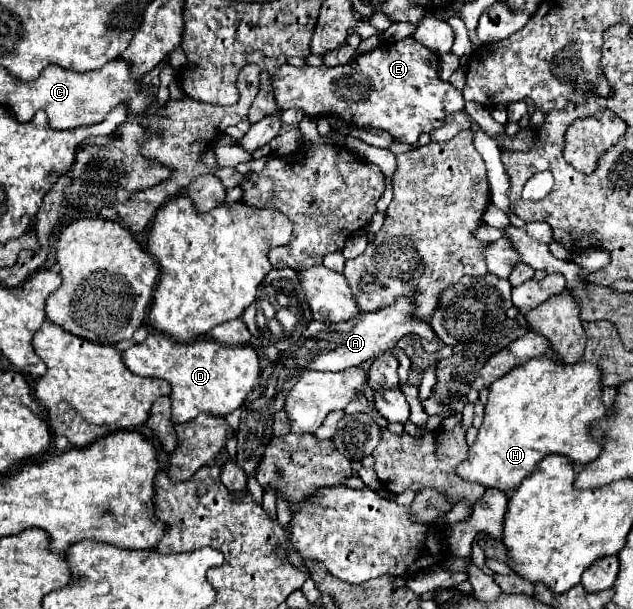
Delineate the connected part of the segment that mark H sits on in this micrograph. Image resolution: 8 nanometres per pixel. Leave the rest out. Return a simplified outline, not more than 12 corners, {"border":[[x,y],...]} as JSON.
{"border":[[551,354],[489,386],[455,472],[515,490],[547,454],[589,464],[603,372]]}

